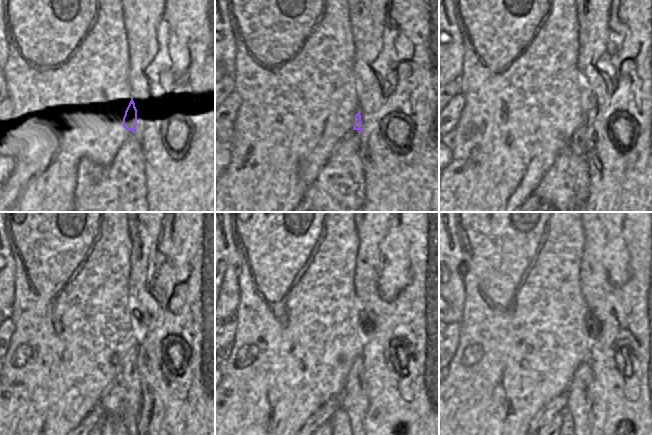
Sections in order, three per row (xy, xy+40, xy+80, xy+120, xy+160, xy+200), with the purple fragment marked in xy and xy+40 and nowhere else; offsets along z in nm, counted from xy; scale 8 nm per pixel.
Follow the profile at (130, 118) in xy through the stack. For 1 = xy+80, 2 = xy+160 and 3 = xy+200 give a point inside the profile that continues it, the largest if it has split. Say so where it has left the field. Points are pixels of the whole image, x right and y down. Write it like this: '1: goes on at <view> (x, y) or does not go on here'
1: goes on at xy+80 (577, 145)
2: goes on at xy+160 (354, 401)
3: goes on at xy+200 (579, 391)

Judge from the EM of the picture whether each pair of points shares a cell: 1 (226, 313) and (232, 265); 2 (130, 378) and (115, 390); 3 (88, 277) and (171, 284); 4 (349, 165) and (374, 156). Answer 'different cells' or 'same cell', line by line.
1: same cell
2: different cells
3: different cells
4: different cells

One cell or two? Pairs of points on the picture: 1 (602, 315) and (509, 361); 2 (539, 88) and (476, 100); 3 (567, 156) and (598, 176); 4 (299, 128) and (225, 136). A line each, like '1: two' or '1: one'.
1: two
2: one
3: two
4: two

